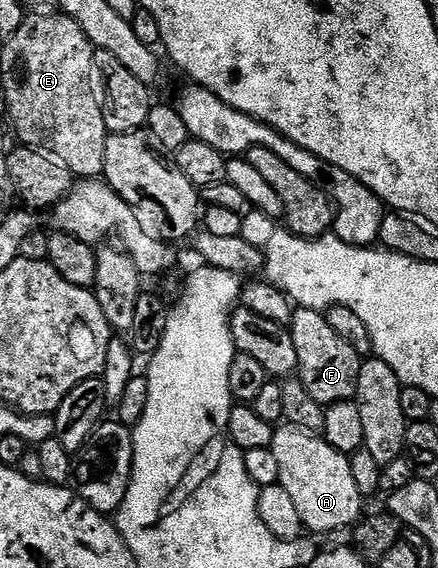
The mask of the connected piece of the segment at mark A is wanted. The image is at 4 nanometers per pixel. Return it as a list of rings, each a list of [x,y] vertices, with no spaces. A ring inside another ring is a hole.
[[[282,425],[275,430],[270,450],[276,453],[276,462],[280,464],[279,484],[292,497],[307,532],[338,531],[341,527],[350,529],[363,518],[364,497],[360,489],[356,489],[349,458],[332,449],[321,434]]]

